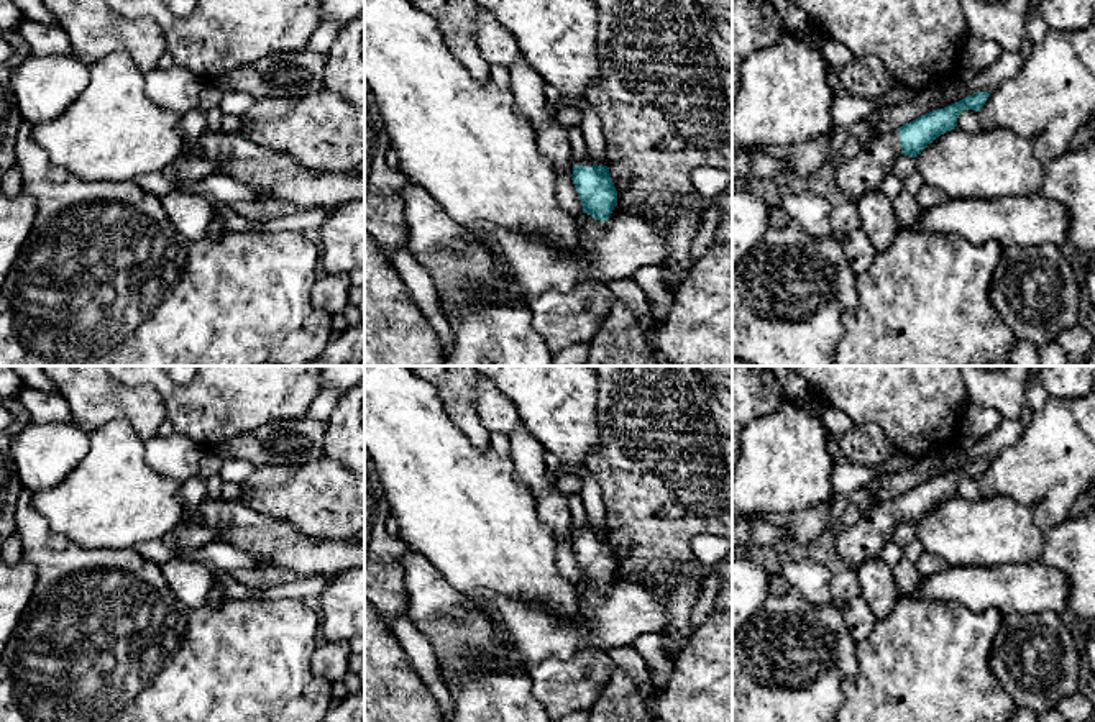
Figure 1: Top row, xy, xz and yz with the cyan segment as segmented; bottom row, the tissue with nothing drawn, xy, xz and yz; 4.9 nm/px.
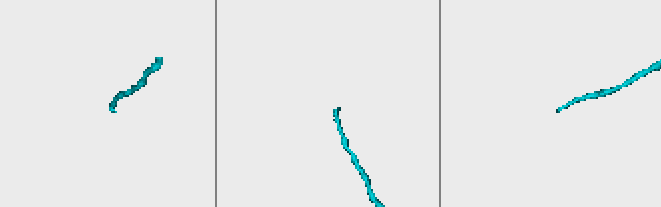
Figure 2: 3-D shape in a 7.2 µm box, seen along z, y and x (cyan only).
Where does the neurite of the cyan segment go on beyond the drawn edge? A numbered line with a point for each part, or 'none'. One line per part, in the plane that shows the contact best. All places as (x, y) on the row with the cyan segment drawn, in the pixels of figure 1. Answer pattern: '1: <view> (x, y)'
1: yz (864, 173)

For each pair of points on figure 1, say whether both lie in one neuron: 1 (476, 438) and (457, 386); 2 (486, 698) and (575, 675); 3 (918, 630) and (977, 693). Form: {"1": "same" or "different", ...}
{"1": "same", "2": "different", "3": "same"}

